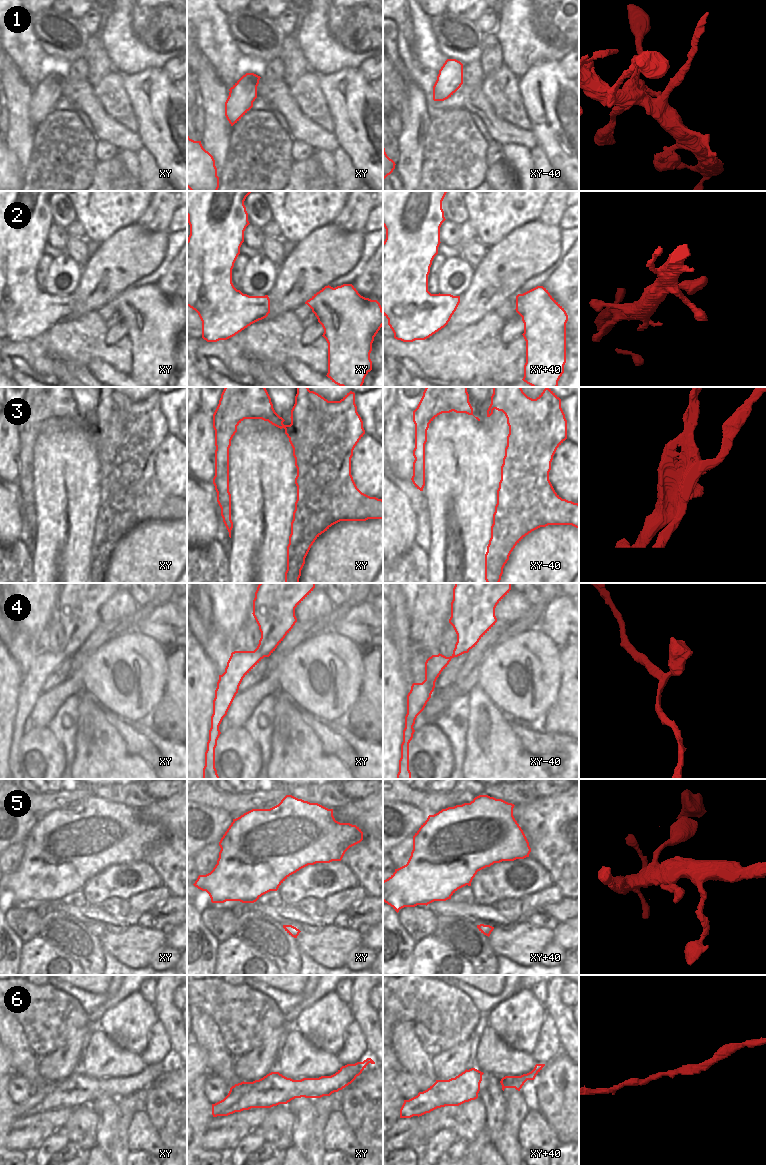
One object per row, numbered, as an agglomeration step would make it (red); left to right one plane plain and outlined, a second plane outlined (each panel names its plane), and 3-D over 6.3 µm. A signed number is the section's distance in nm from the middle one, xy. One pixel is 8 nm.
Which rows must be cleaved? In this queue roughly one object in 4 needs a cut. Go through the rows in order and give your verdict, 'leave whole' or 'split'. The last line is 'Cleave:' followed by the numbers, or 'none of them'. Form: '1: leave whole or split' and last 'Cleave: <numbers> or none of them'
1: split
2: leave whole
3: split
4: leave whole
5: leave whole
6: leave whole
Cleave: 1, 3

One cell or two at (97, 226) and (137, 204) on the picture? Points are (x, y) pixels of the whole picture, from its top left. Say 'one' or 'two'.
one

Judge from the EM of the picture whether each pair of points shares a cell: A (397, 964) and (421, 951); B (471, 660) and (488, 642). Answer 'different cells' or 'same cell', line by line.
A: different cells
B: same cell

